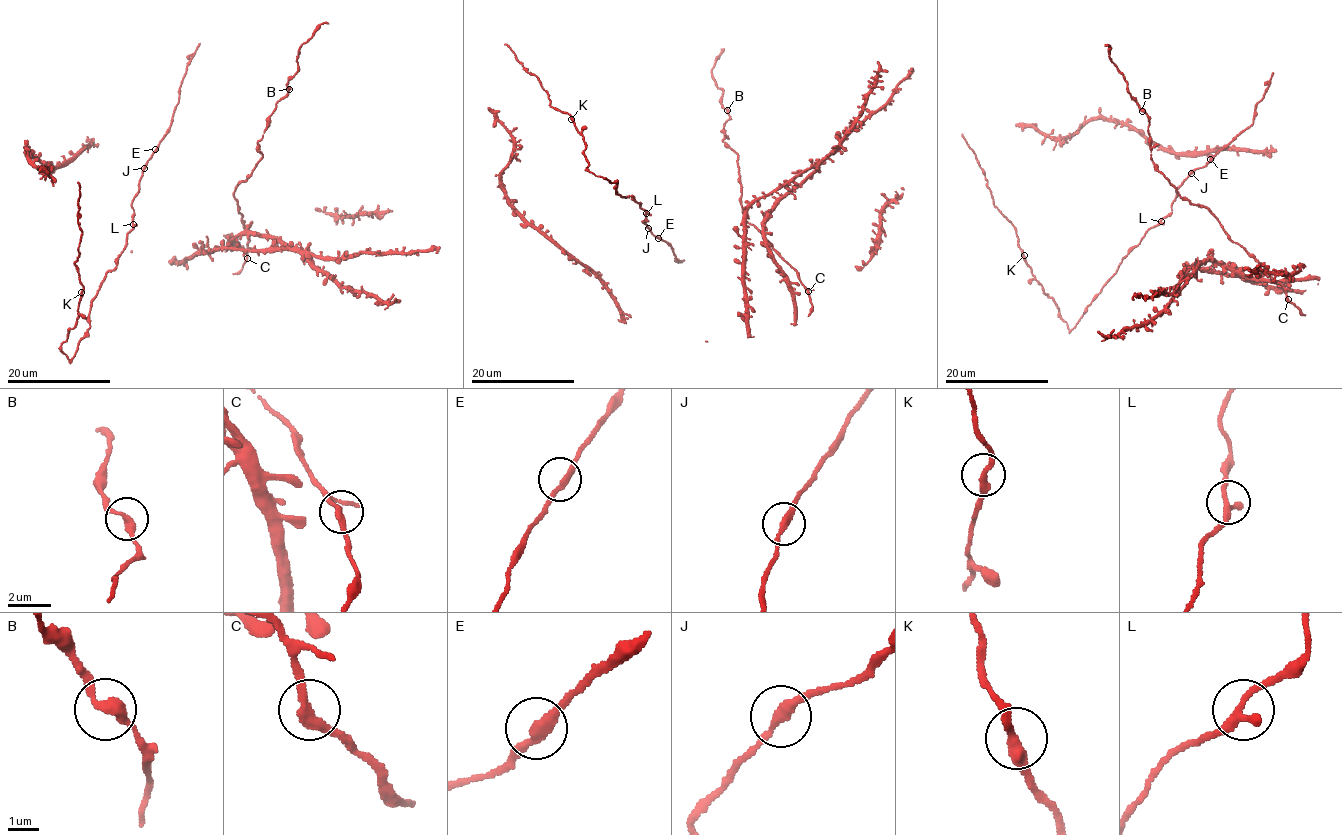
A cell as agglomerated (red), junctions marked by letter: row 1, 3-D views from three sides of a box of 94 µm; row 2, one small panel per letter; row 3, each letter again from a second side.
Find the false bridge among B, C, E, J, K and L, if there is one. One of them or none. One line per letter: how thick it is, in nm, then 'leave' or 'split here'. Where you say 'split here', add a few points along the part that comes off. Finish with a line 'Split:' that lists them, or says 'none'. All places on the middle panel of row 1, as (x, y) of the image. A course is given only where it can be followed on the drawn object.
B: 300 nm thick; leave
C: 320 nm thick; leave
E: 320 nm thick; leave
J: 280 nm thick; leave
K: 320 nm thick; leave
L: 280 nm thick; leave
Split: none

